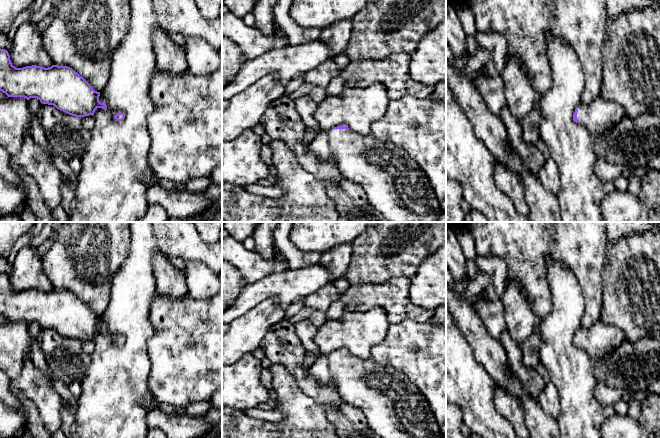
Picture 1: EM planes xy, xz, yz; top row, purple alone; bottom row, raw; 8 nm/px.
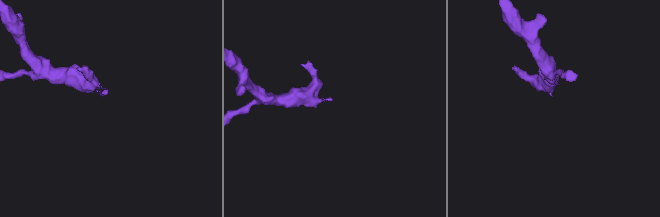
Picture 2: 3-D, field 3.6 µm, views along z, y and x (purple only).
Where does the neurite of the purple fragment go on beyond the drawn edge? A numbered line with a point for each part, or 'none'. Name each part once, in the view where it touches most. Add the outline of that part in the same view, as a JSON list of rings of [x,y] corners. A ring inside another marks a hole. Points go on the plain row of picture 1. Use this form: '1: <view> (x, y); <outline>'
1: xz (394, 407); [[[333,352],[315,357],[311,372],[321,383],[332,385],[344,402],[362,411],[369,427],[381,438],[443,437],[424,395],[404,373],[389,364]]]

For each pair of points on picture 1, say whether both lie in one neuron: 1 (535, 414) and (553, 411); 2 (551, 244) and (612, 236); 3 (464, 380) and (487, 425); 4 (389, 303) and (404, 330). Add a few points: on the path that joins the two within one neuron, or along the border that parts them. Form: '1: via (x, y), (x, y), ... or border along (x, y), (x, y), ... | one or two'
1: border along (537, 399), (540, 407), (555, 419) | two
2: border along (605, 232), (609, 243) | two
3: via (472, 391), (479, 414) | one
4: border along (424, 322), (404, 319), (390, 324) | two

